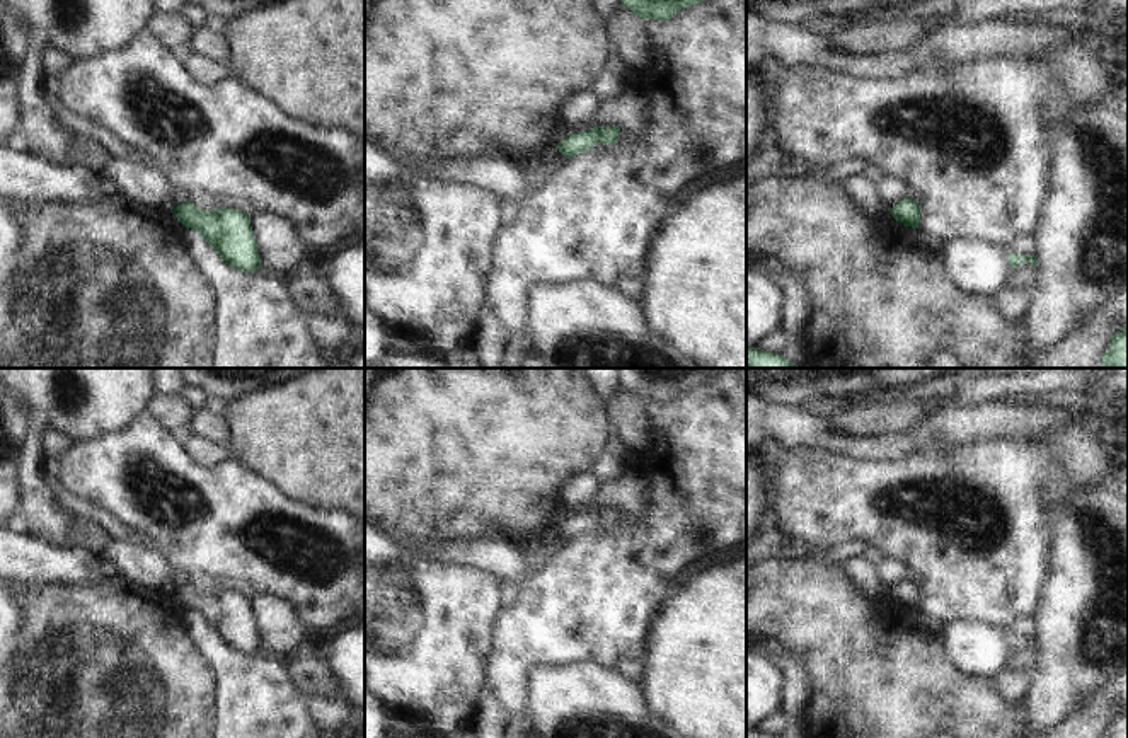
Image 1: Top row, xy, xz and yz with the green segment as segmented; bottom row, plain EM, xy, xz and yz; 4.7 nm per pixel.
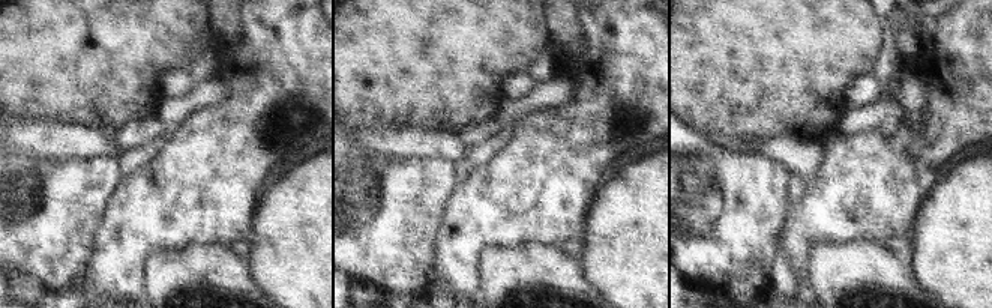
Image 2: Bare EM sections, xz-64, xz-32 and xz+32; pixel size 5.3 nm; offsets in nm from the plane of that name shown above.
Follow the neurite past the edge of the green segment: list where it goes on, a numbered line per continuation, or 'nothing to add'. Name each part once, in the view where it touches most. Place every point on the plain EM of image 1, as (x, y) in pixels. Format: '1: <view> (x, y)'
nothing to add

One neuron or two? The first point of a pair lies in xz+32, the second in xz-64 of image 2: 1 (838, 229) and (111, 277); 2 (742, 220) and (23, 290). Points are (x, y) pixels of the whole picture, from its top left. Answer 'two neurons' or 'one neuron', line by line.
1: one neuron
2: two neurons

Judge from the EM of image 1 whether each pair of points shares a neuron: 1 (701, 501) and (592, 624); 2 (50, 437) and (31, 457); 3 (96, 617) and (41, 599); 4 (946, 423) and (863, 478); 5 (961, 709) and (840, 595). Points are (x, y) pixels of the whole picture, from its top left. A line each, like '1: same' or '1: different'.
1: same
2: different
3: same
4: different
5: same

